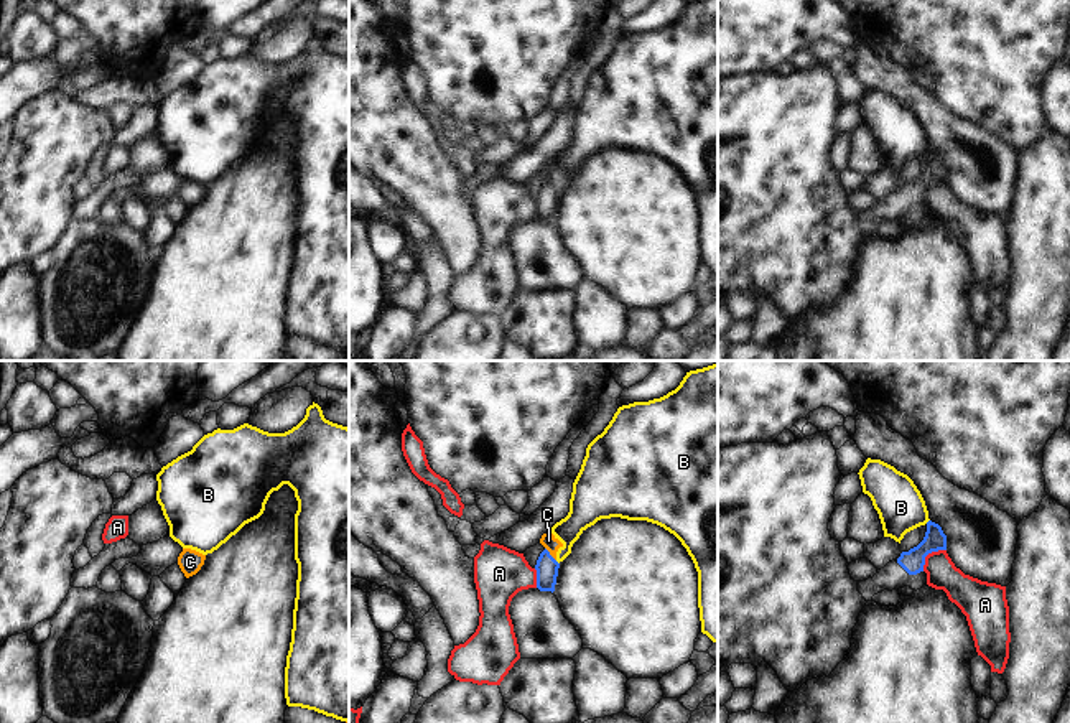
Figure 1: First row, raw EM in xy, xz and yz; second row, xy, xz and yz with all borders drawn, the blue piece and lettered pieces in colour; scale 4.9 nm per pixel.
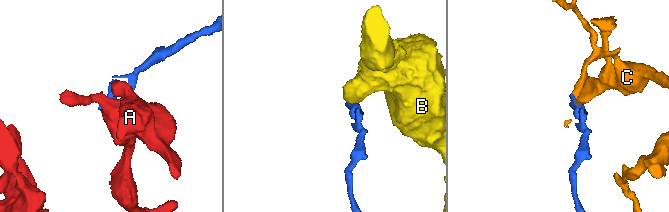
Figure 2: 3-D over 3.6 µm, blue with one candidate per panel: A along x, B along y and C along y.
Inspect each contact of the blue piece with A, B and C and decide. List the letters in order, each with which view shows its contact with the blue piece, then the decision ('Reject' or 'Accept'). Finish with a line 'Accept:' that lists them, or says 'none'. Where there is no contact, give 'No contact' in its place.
A: Touches blue in yz. Reject
B: Touches blue in xz. Reject
C: Touches blue in xz. Reject
Accept: none.

